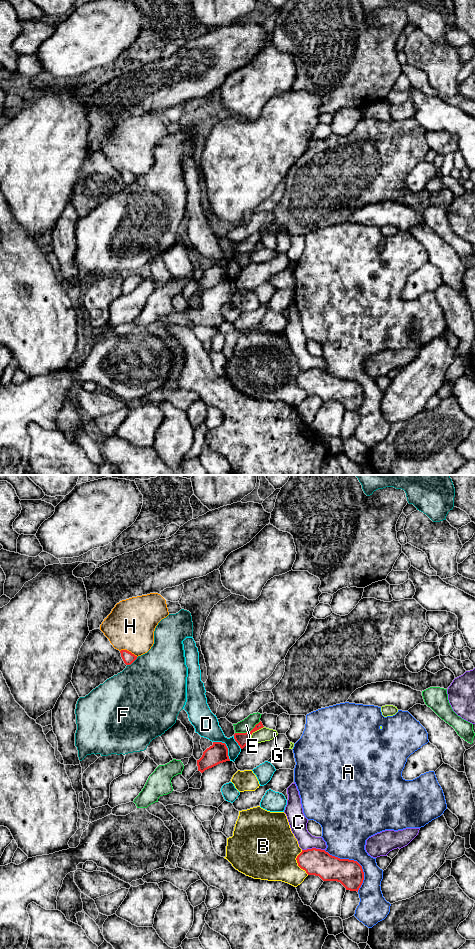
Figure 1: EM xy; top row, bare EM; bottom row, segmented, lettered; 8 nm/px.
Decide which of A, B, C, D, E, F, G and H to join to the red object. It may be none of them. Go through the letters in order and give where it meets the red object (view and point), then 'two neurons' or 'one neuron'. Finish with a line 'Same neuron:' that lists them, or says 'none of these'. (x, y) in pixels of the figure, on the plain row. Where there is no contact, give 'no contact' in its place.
A: xy (355, 381) | two neurons
B: xy (297, 382) | two neurons
C: xy (313, 368) | two neurons
D: xy (226, 266) | two neurons
E: xy (247, 252) | two neurons
F: xy (132, 182) | two neurons
G: xy (253, 251) | two neurons
H: xy (128, 171) | two neurons
Same neuron: none of these

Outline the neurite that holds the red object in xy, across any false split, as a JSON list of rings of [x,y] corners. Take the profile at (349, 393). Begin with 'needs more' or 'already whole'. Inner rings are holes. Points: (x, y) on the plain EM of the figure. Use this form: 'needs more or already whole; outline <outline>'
already whole; outline [[[302,370],[296,380],[308,395],[319,396],[323,401],[340,402],[346,410],[358,412],[364,400],[362,386],[357,381],[340,379],[325,370]]]

